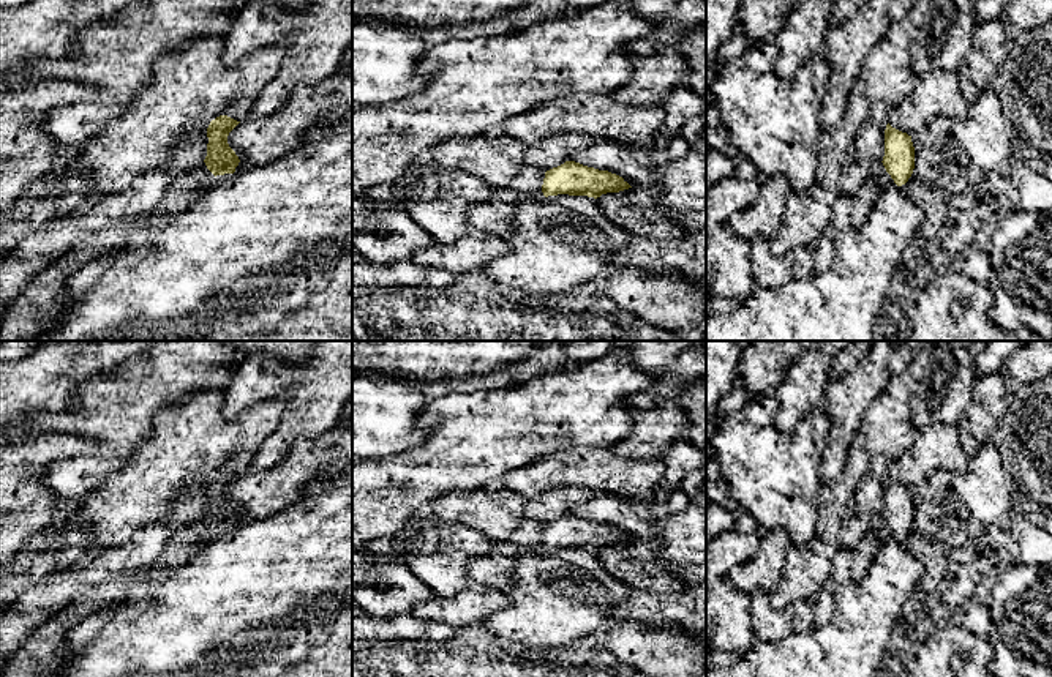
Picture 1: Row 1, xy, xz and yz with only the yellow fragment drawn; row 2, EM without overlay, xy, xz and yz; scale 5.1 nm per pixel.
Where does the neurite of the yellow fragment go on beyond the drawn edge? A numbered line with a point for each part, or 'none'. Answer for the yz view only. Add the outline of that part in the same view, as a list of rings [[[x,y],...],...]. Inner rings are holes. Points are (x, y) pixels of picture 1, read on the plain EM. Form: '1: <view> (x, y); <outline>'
1: yz (883, 532); [[[883,519],[881,527],[874,533],[874,540],[875,541],[885,541],[891,537],[894,537],[894,533],[891,532],[891,529],[886,526],[886,522]]]

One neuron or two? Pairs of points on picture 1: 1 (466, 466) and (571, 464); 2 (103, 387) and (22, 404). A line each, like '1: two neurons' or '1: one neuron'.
1: two neurons
2: two neurons

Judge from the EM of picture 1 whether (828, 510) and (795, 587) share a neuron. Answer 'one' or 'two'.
one

